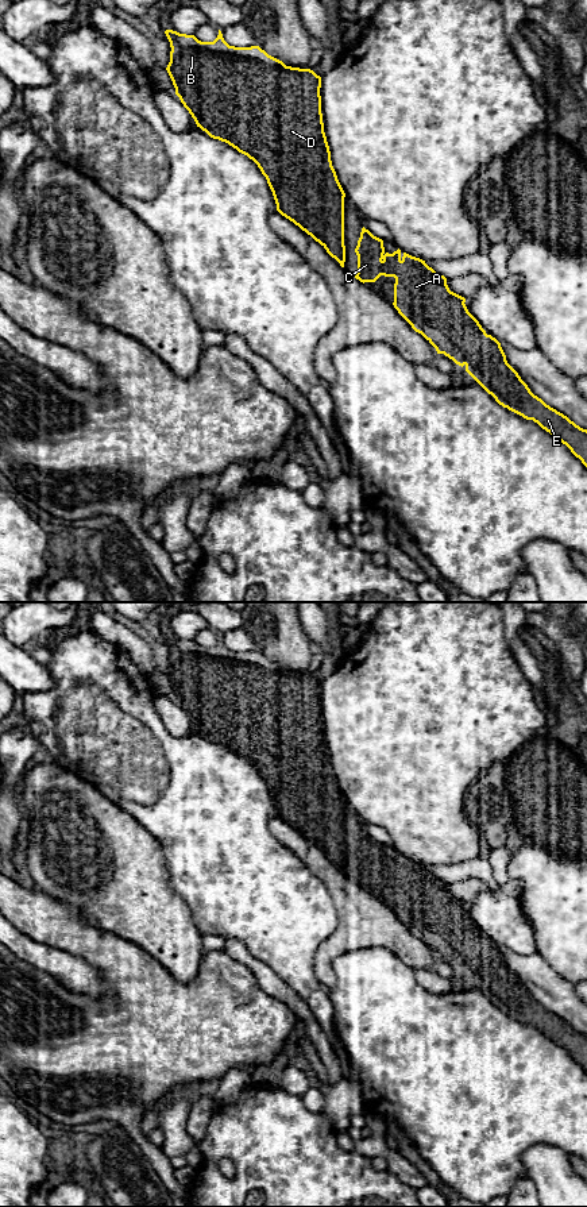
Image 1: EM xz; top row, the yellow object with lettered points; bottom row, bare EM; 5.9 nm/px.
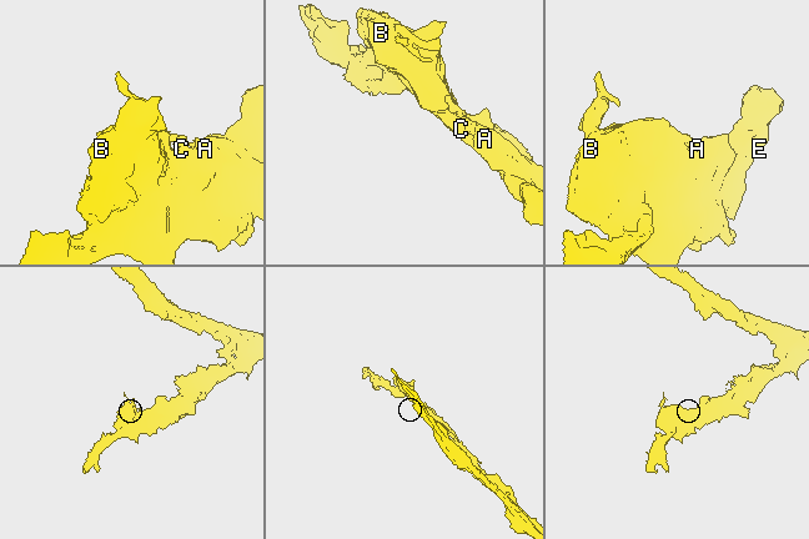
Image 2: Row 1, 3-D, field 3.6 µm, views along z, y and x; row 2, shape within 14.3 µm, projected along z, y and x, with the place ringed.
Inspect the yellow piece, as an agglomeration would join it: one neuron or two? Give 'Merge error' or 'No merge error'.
No merge error

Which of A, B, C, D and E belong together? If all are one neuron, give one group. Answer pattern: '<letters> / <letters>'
A B C D E

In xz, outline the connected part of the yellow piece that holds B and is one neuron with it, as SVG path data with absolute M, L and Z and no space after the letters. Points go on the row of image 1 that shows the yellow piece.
M165 31L170 42L170 62L166 68L175 95L211 138L228 143L252 159L273 192L277 211L318 242L341 267L345 262L344 197L345 193L332 166L321 113L321 77L310 69L286 66L259 46L229 46L221 31L213 42L201 42L194 35Z

